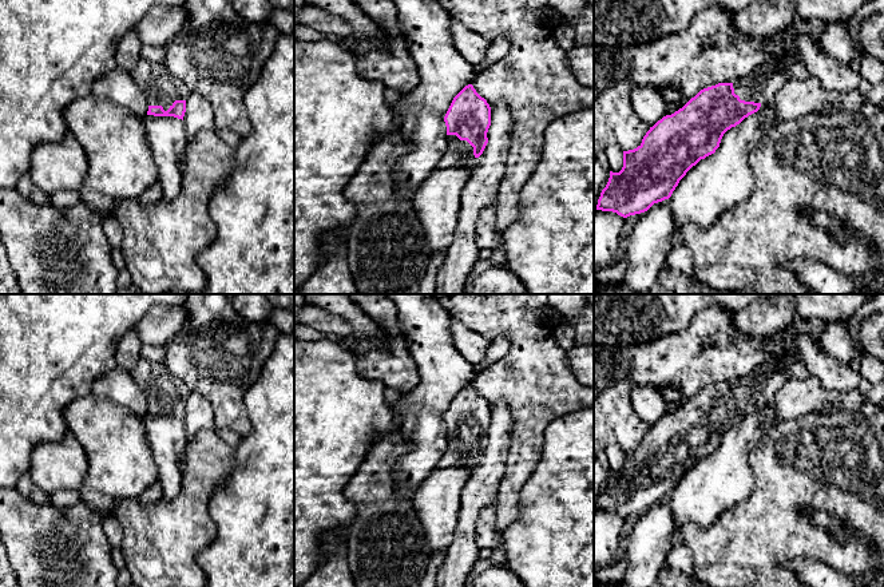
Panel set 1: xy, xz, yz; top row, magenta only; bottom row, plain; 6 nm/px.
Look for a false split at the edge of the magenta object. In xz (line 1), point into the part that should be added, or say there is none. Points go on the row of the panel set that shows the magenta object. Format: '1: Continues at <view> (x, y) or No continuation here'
1: Continues at xz (458, 151)

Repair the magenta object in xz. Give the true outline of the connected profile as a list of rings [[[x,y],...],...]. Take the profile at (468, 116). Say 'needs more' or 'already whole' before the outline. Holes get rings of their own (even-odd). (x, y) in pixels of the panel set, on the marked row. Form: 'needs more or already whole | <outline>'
needs more | [[[468,84],[453,98],[444,122],[448,147],[437,167],[455,167],[461,162],[472,166],[488,143],[489,104]]]

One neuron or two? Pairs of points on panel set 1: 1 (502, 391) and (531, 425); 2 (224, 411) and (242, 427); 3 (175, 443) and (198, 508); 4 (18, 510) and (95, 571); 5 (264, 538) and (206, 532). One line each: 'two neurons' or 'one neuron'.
1: one neuron
2: one neuron
3: two neurons
4: one neuron
5: two neurons

